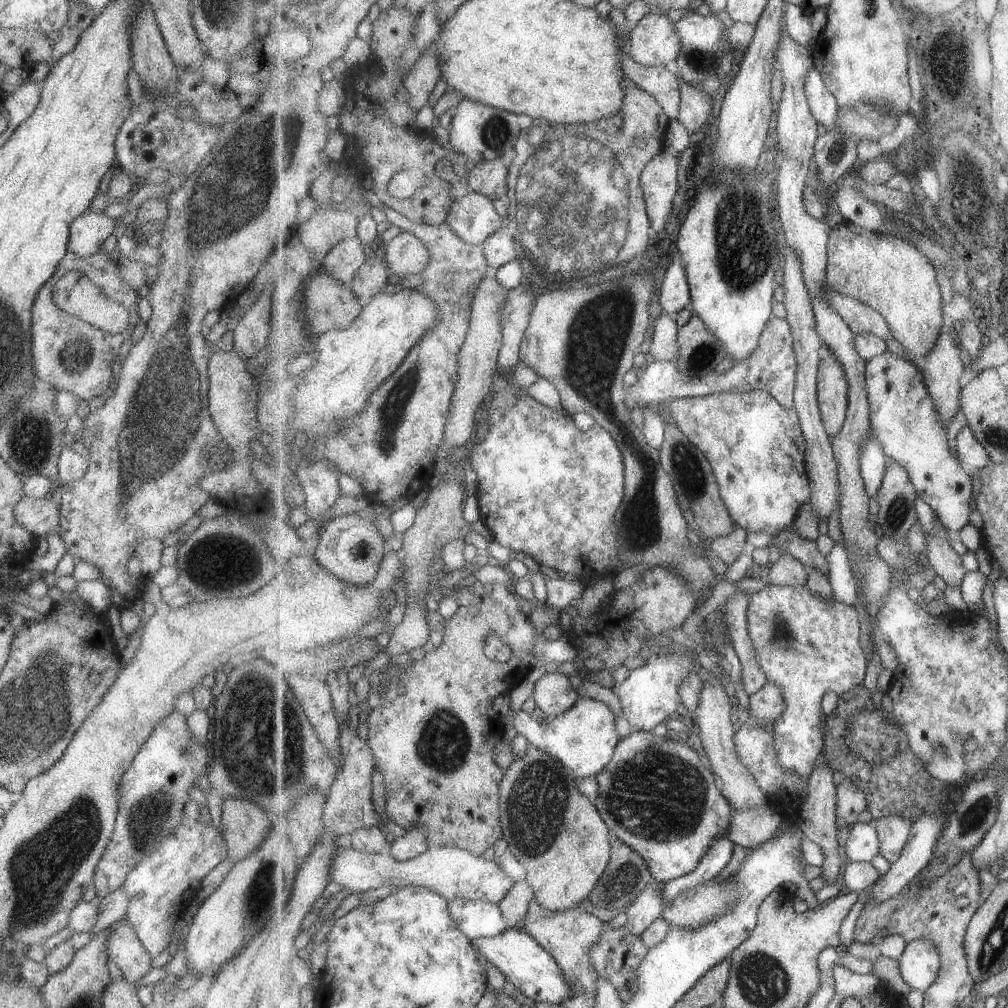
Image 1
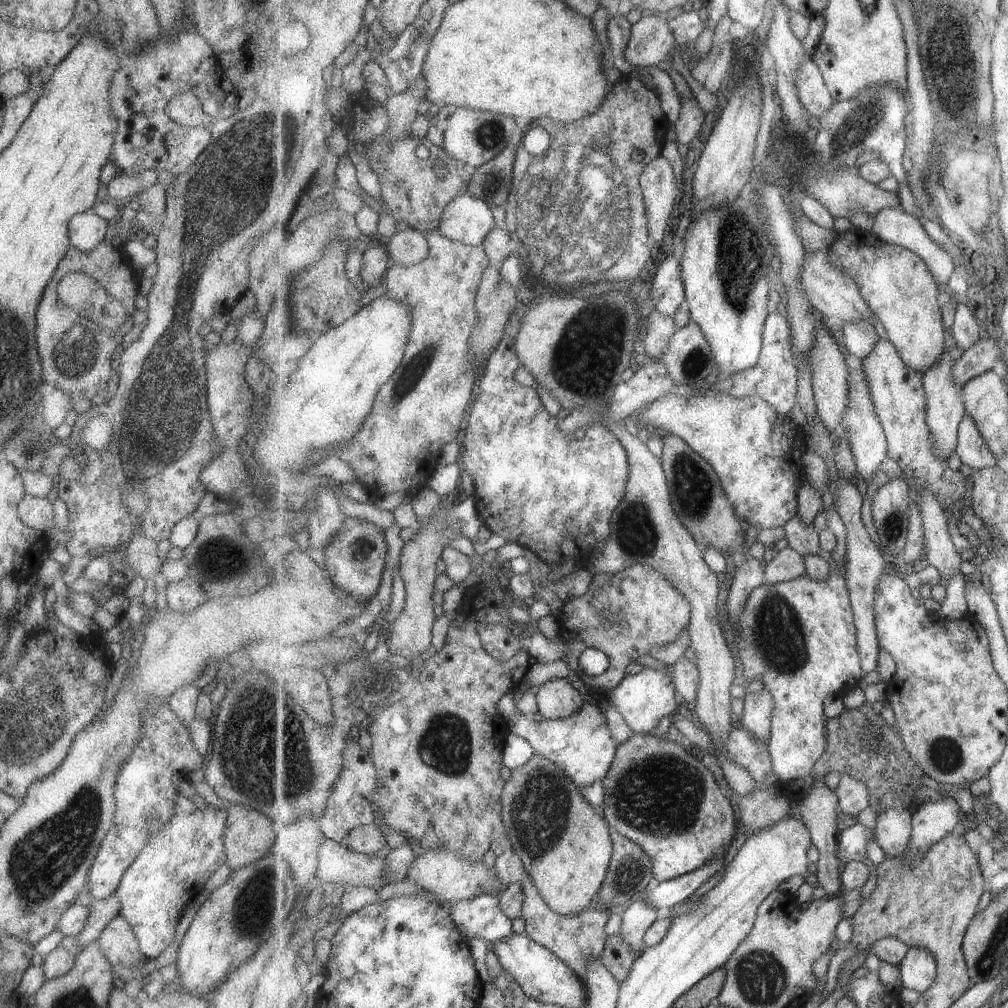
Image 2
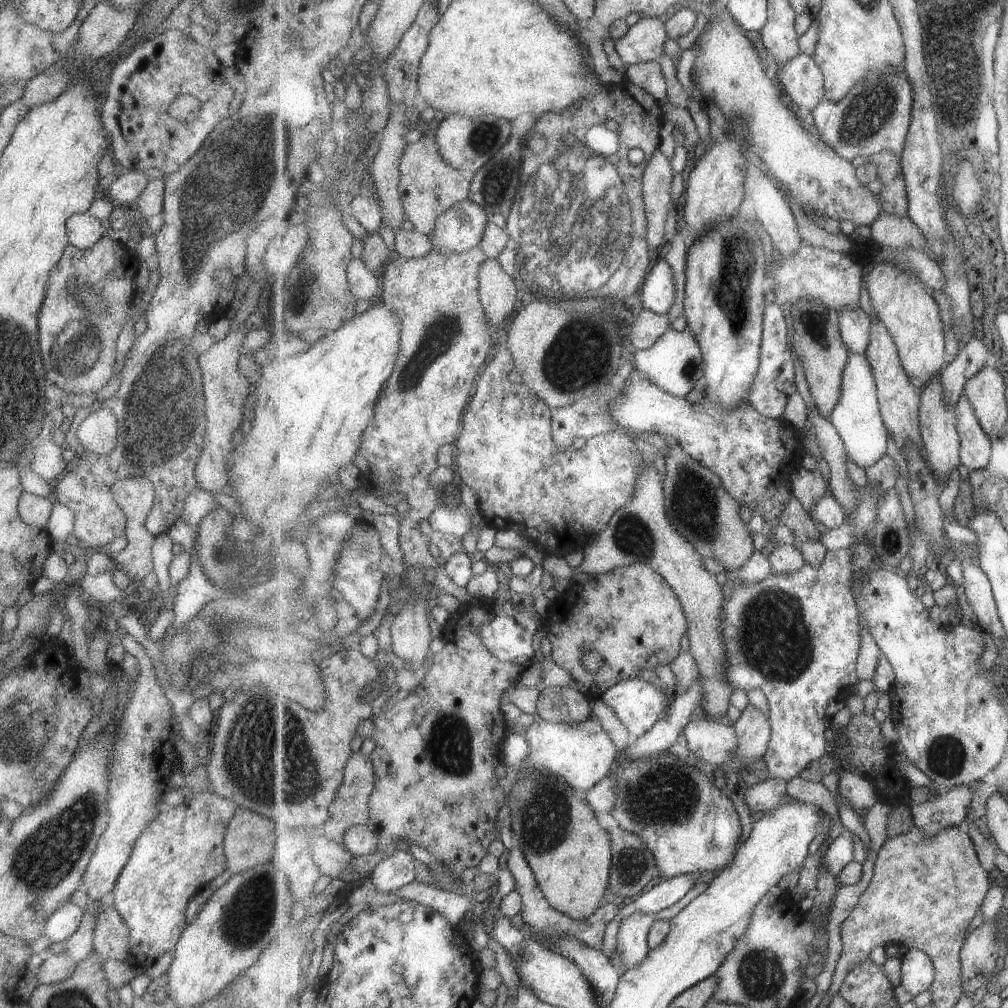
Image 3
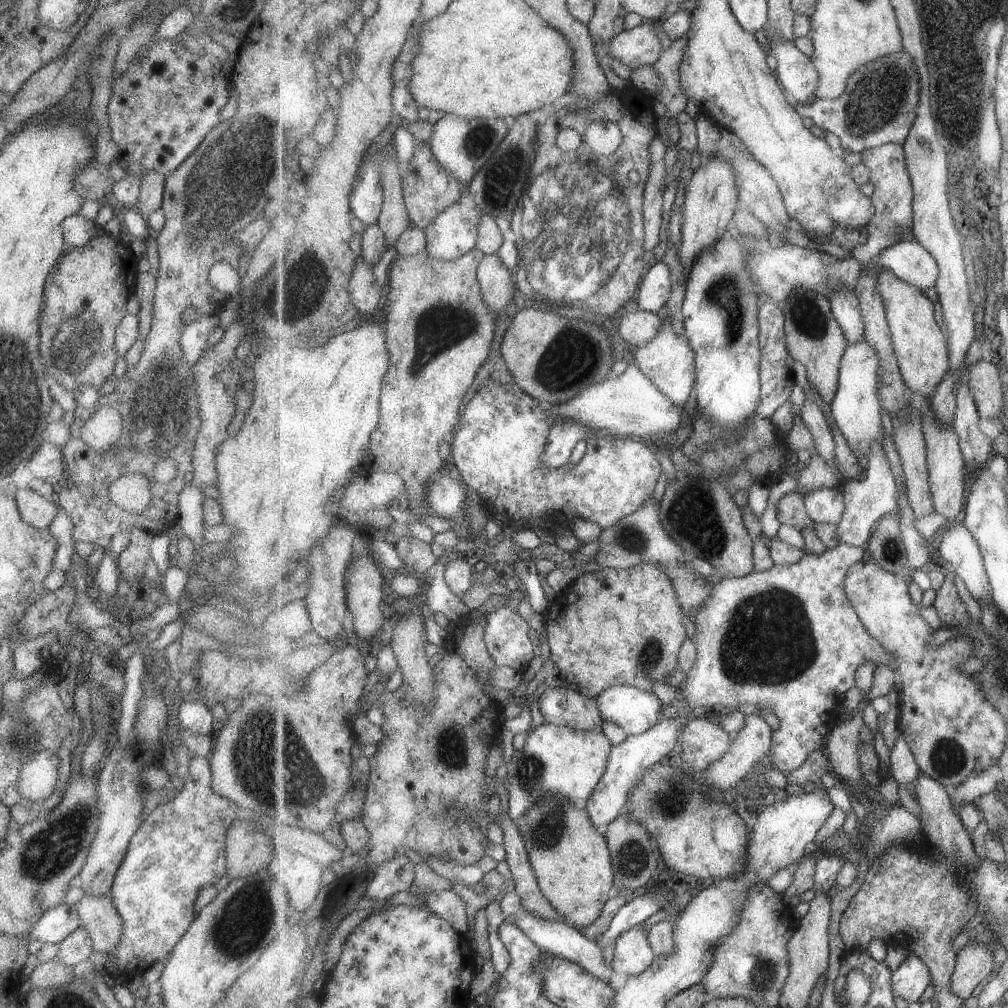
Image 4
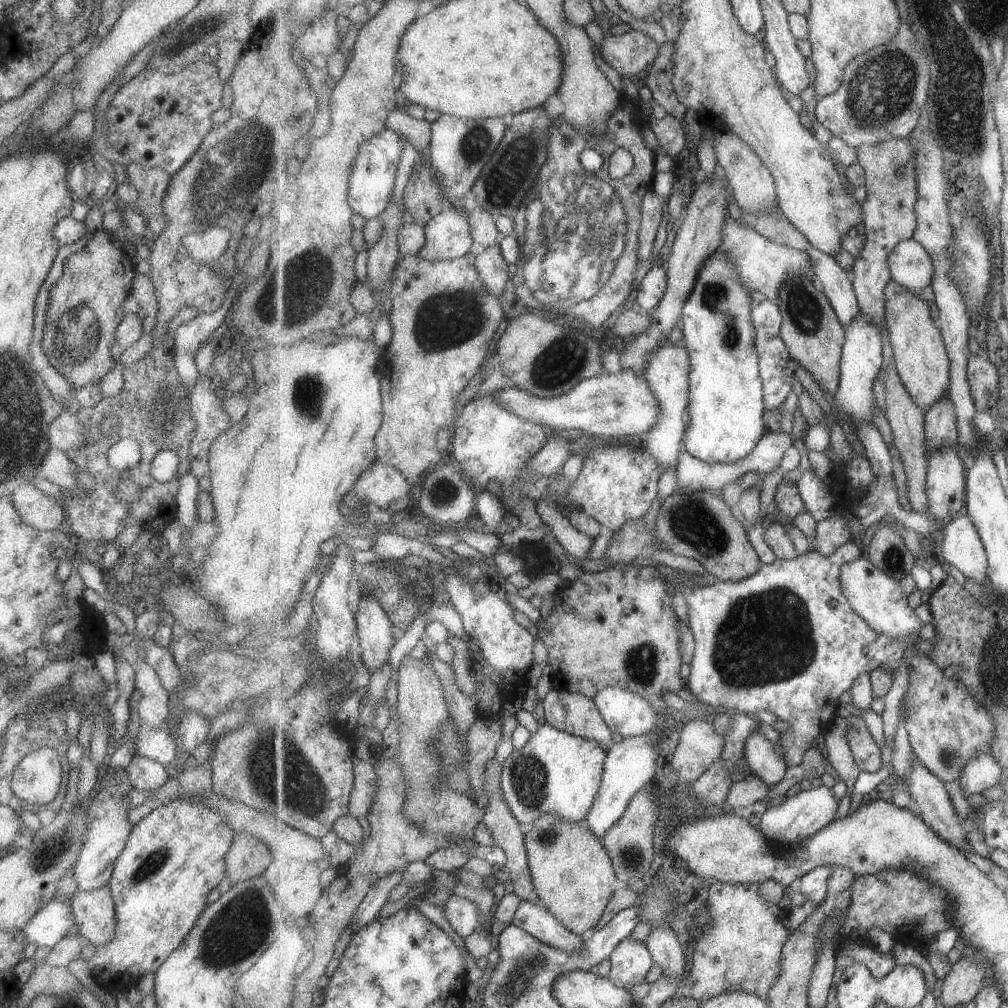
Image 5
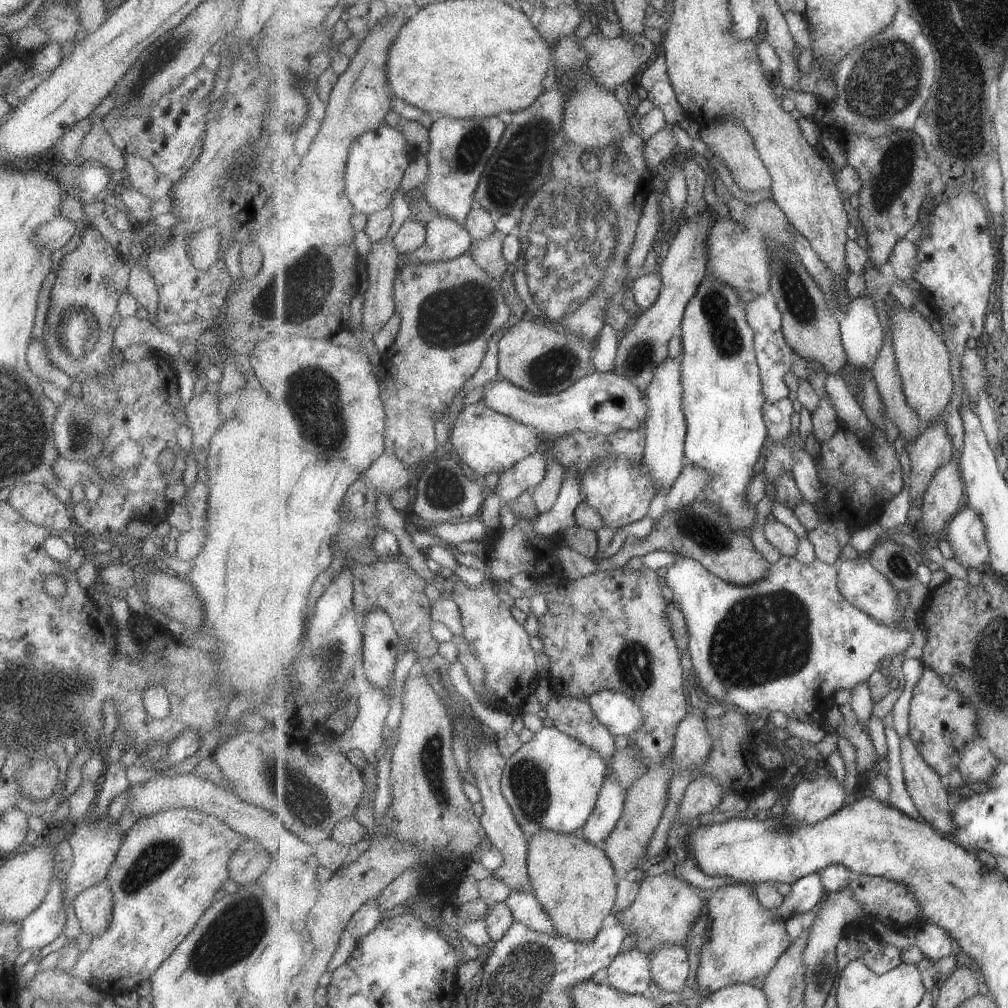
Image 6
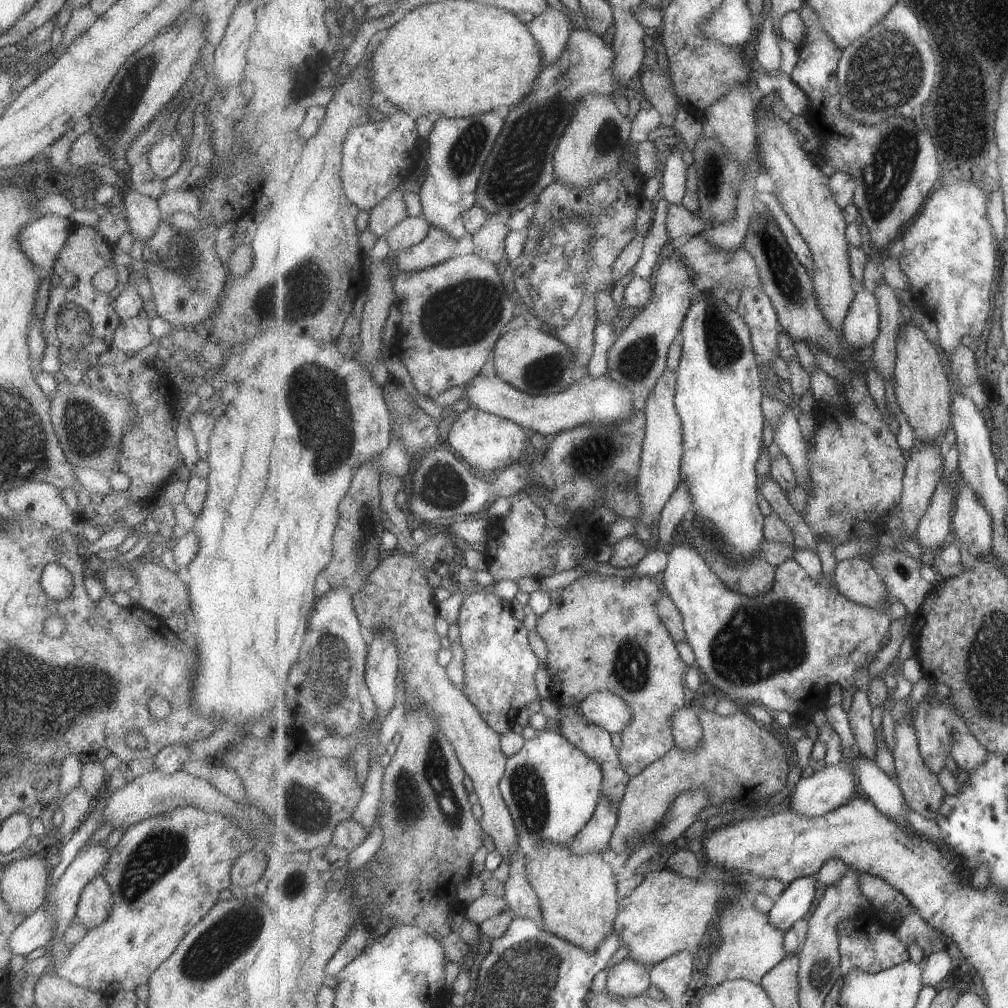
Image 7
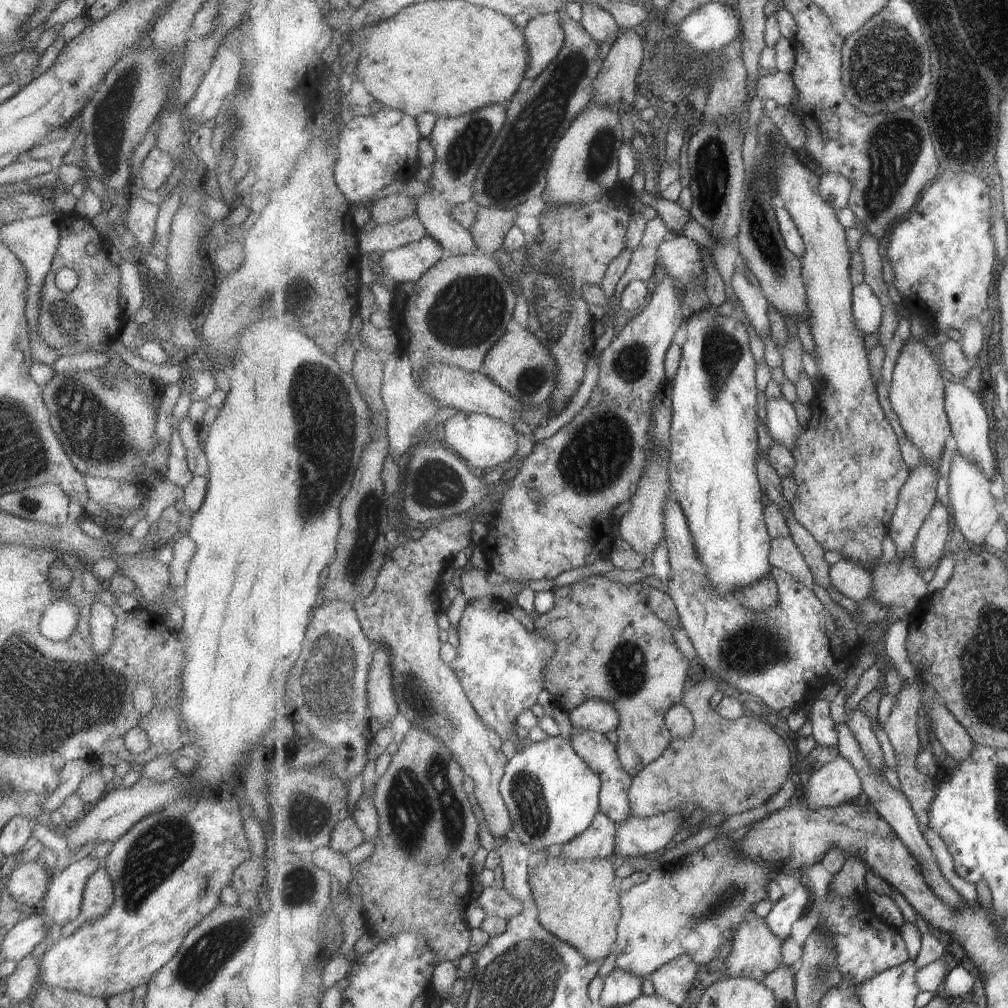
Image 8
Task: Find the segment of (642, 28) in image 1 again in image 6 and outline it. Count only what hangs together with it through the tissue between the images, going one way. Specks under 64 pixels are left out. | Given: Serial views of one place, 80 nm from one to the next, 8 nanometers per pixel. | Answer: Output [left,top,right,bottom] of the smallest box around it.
[579,34,657,92]

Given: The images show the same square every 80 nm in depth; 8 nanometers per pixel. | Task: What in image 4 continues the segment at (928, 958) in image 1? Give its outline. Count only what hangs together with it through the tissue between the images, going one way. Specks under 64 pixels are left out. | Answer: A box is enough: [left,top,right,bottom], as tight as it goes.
[892,953,932,1002]

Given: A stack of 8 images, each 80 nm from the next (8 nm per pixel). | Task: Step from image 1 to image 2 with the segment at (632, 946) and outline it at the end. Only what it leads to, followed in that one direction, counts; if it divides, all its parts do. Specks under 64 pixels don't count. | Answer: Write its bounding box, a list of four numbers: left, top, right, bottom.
[601,934,638,983]

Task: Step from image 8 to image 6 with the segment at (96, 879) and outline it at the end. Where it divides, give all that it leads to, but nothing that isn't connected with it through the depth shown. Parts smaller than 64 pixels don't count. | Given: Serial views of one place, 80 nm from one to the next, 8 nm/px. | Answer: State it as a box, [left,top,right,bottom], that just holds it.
[73,883,112,936]

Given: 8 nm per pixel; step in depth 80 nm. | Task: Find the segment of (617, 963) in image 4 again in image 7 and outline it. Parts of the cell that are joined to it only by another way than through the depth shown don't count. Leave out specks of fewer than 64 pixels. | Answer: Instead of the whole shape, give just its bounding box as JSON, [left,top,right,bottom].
[606,959,652,998]

